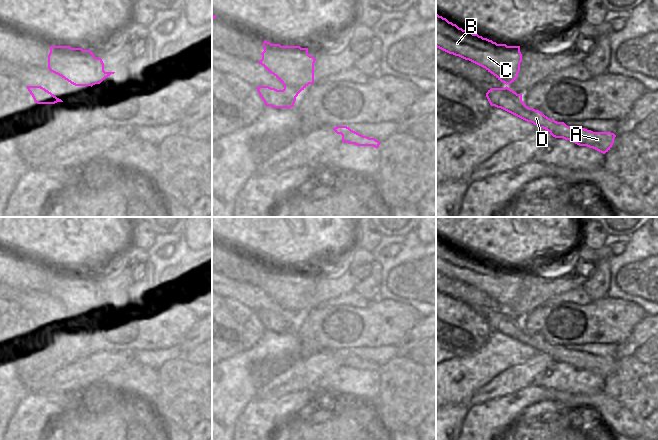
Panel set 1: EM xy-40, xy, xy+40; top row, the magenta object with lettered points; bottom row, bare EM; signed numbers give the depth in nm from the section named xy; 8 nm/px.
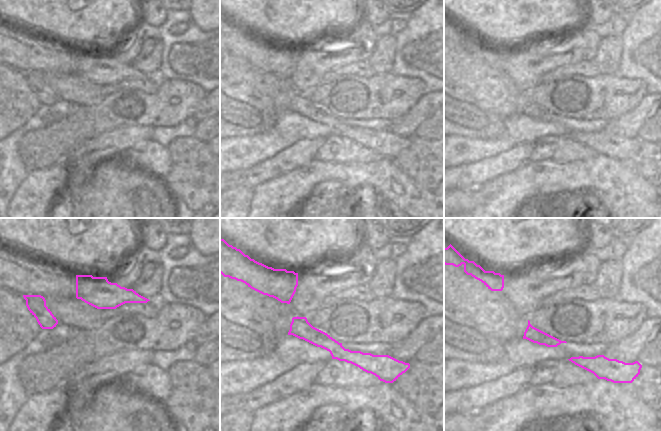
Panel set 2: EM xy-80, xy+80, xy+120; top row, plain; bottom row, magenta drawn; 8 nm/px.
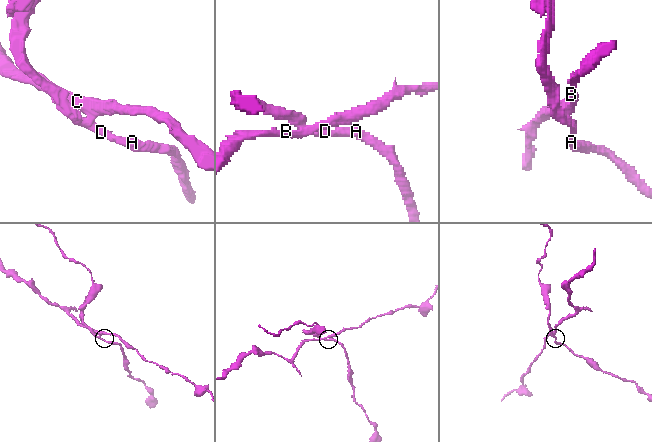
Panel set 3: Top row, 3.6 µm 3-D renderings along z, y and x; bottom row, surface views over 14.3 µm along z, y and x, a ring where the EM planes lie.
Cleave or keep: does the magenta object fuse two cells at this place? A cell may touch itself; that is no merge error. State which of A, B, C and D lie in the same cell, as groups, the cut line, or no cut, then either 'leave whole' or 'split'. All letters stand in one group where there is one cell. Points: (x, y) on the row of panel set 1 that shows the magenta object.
A D / B C | xy (284, 85), (294, 88), (299, 92) | split

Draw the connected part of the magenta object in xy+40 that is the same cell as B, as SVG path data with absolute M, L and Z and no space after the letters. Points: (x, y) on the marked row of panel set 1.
M437 13L436 47L485 68L506 85L514 82L520 71L520 46L497 44L459 28Z

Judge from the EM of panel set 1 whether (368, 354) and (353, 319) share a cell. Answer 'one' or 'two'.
two

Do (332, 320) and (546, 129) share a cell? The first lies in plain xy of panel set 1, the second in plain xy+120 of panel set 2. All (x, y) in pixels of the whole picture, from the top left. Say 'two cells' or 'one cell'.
two cells

